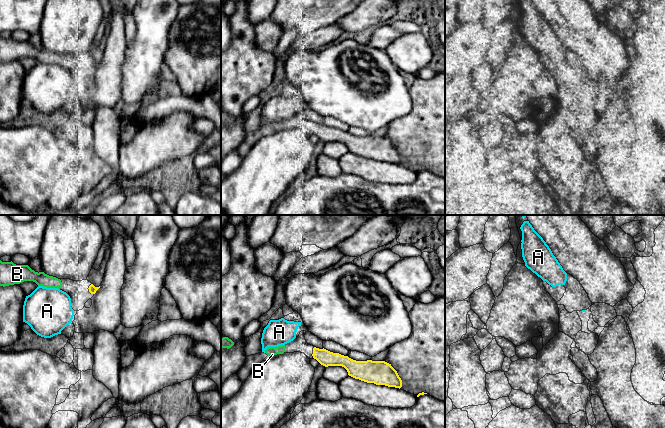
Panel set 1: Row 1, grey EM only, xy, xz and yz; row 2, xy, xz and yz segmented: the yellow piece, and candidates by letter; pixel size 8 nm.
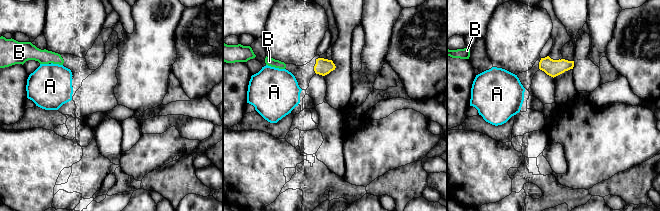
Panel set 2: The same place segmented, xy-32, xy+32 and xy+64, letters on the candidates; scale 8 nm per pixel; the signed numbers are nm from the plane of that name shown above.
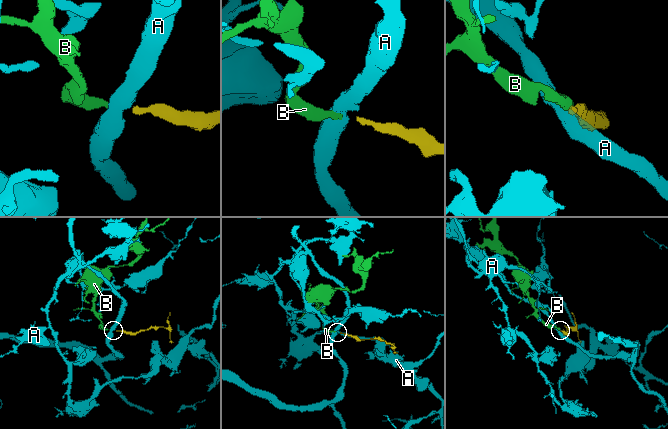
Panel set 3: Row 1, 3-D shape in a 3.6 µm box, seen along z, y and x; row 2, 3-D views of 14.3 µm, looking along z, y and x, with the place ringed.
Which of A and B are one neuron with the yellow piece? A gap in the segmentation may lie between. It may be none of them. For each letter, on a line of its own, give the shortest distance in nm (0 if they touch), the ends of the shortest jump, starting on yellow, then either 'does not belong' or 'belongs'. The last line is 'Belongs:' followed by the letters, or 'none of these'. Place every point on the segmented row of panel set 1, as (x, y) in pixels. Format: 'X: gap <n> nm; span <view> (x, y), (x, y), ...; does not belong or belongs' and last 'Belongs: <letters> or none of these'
A: gap 160 nm; span xy (89, 291), (70, 298); does not belong
B: gap 220 nm; span xy (88, 288), (61, 285); belongs
Belongs: B

